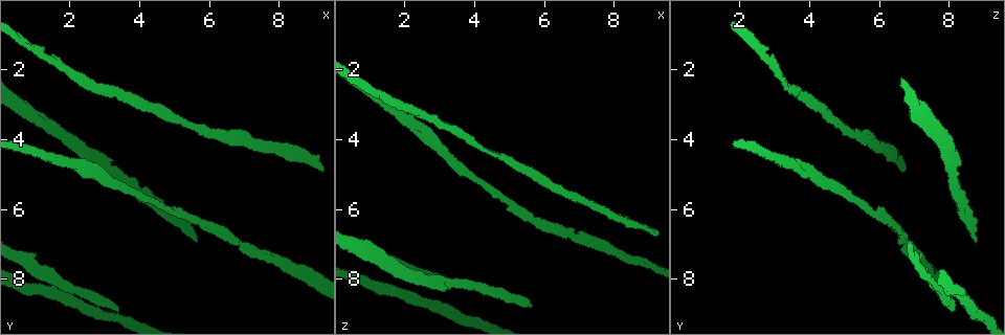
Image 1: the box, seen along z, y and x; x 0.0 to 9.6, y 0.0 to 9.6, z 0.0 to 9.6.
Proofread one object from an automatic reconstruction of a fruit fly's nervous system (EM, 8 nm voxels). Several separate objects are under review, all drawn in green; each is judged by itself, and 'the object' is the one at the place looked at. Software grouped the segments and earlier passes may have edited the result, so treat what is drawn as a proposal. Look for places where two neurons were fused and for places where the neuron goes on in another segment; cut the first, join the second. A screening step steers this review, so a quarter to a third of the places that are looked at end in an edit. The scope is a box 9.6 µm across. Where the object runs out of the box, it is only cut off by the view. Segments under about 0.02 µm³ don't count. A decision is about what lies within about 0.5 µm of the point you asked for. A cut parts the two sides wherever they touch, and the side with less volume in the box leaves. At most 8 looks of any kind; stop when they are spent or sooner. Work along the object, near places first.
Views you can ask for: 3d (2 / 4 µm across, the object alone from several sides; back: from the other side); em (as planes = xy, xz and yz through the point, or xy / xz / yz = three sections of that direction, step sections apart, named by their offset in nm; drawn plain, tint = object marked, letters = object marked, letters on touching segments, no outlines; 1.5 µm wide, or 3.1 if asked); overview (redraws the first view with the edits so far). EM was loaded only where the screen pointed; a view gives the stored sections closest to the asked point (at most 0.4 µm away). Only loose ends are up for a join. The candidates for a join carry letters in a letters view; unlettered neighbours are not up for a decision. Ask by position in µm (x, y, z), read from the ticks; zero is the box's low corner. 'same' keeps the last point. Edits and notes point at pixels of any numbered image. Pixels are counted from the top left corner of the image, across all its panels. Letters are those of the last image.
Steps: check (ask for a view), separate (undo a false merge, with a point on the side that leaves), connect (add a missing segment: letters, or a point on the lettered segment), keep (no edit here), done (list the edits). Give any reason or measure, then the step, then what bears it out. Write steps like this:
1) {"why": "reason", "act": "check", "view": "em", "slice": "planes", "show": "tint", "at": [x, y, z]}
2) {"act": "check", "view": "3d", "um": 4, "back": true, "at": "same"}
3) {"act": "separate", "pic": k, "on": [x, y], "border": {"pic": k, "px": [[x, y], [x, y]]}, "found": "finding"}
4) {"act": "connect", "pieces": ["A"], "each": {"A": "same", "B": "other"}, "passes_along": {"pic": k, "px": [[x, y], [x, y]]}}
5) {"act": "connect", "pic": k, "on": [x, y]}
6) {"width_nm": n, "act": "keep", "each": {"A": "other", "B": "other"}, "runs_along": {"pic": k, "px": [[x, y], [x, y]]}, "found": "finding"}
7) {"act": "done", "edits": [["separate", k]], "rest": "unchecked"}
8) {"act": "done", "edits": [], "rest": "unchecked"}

{"why": "an open end", "act": "check", "view": "3d", "um": 4, "at": [3.35, 8.95, 8.15]}

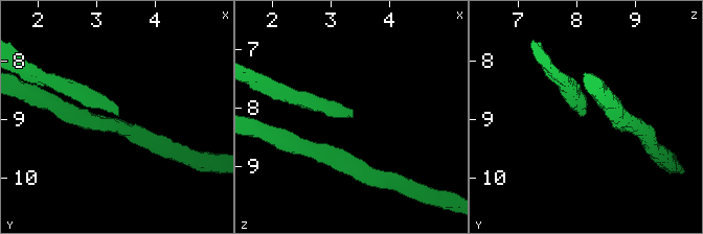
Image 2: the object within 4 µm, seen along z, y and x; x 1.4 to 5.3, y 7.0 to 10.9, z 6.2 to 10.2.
{"act": "check", "view": "em", "slice": "yz", "step": 8, "show": "letters", "at": [3.35, 8.90, 8.15]}

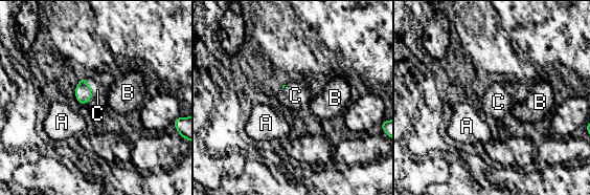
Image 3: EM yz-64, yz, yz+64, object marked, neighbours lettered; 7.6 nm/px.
{"act": "check", "view": "em", "slice": "planes", "show": "letters", "at": "same"}

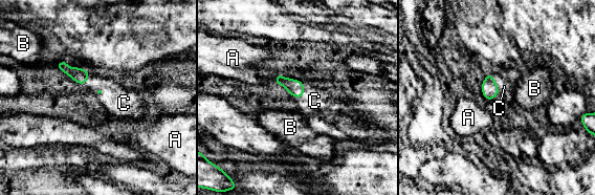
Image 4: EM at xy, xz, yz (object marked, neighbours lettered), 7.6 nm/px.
{"longest_contact_nm": ["C", 150], "act": "connect", "pieces": ["C"], "each": {"A": "other", "B": "other", "C": "same"}, "passes_along": {"pic": 4, "px": [[294, 87], [303, 95], [314, 101]]}, "found": "the neuron continues"}

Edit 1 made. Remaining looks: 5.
{"why": "thin neck", "act": "check", "view": "em", "slice": "planes", "show": "tint", "at": [4.35, 3.05, 4.30]}

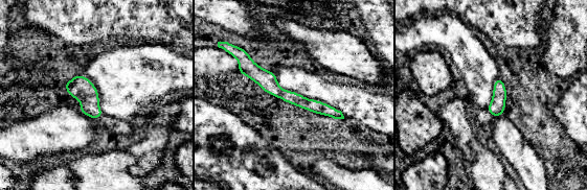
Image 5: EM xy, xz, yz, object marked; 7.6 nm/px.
{"act": "check", "view": "em", "slice": "planes", "show": "letters", "at": "same"}

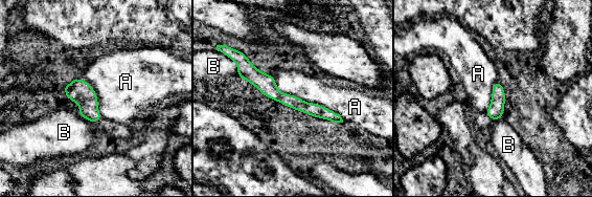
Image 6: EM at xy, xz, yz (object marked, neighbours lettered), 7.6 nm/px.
{"longest_contact_nm": ["A", 650], "act": "keep", "each": {"A": "other", "B": "other"}, "border": {"pic": 6, "px": [[272, 75], [282, 92], [343, 121]]}, "found": "all the same neuron"}

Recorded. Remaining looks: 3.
{"act": "done", "edits": [["connect", 4]], "rest": "unchecked"}

